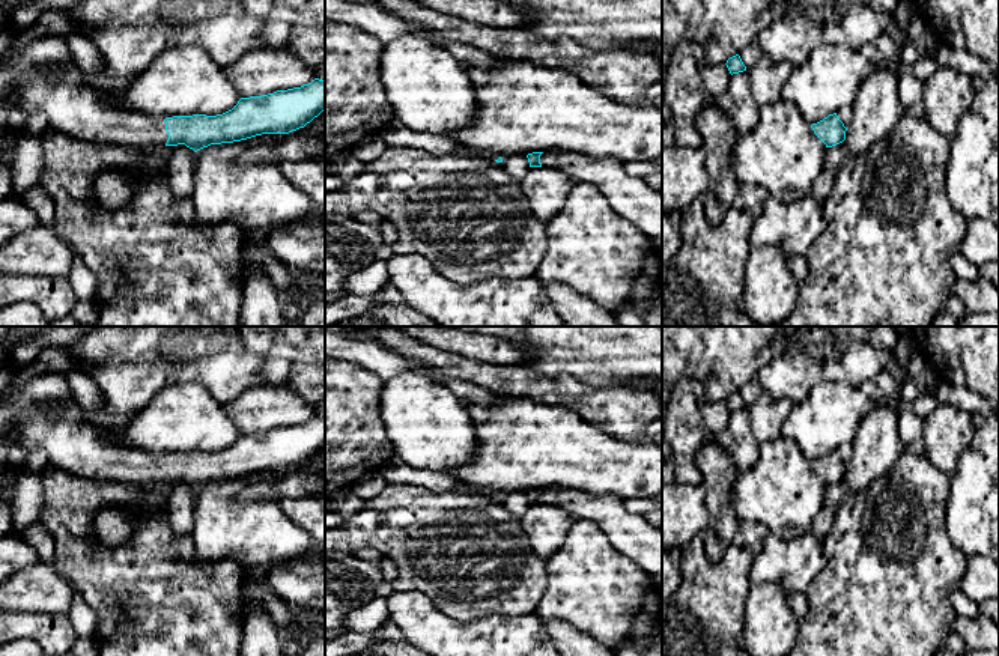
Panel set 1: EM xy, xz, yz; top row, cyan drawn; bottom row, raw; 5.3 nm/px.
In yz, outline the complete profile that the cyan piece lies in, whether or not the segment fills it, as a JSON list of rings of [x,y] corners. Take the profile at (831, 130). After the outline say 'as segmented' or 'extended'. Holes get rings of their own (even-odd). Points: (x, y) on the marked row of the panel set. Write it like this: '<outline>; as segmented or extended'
[[[837,113],[829,114],[823,120],[811,125],[814,134],[826,144],[826,147],[837,146],[846,140],[847,128],[840,120]]]; as segmented

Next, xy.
[[[32,33],[30,42],[20,53],[9,50],[0,63],[0,98],[8,111],[23,108],[30,117],[42,114],[51,129],[96,147],[122,146],[153,149],[185,144],[197,152],[211,144],[241,141],[262,134],[289,134],[304,128],[325,110],[325,81],[314,78],[301,87],[277,90],[262,96],[241,98],[232,110],[217,116],[193,114],[155,119],[123,108],[119,102],[119,90],[87,86],[84,83],[84,72],[71,59],[65,35]]]; extended

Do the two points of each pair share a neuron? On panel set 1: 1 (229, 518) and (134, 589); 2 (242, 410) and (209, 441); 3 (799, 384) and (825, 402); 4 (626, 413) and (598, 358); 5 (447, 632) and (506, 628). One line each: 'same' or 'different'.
1: different
2: different
3: different
4: different
5: same

